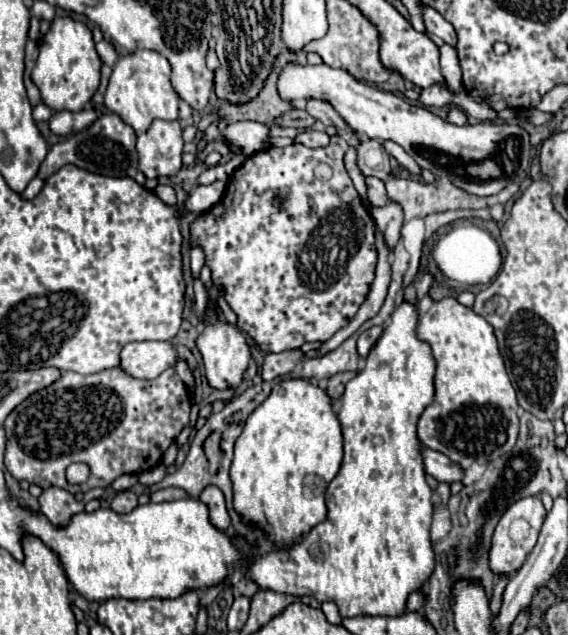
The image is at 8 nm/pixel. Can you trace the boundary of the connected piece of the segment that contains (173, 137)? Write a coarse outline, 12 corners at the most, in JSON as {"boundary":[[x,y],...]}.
{"boundary":[[156,120],[138,136],[138,168],[146,178],[182,168],[178,120]]}

